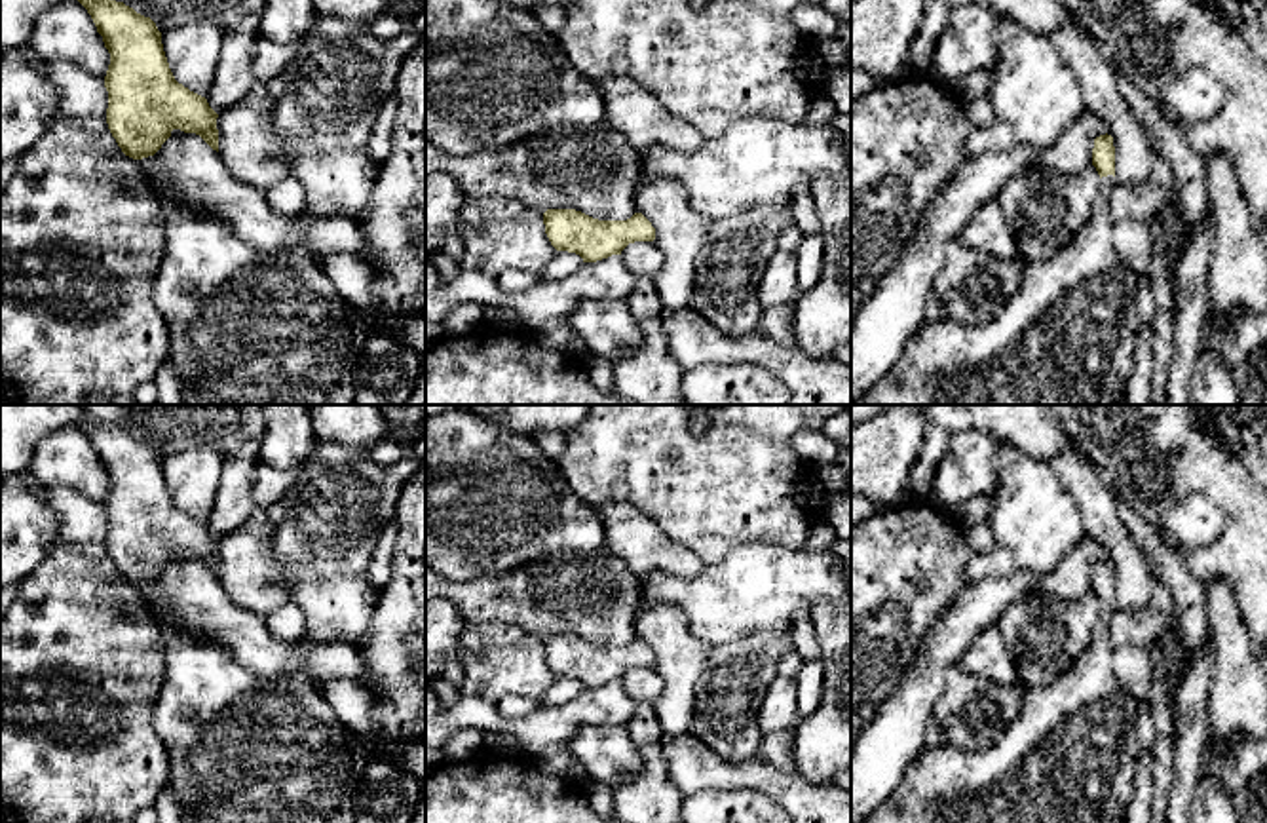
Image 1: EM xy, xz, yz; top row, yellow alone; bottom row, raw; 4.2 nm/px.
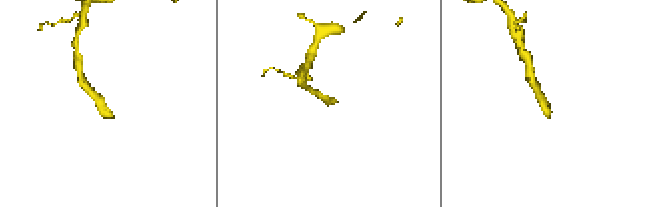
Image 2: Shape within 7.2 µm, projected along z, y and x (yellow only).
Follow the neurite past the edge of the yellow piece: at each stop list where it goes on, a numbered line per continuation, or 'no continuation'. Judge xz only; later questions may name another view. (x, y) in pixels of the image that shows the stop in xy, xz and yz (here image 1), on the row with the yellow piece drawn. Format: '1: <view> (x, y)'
no continuation

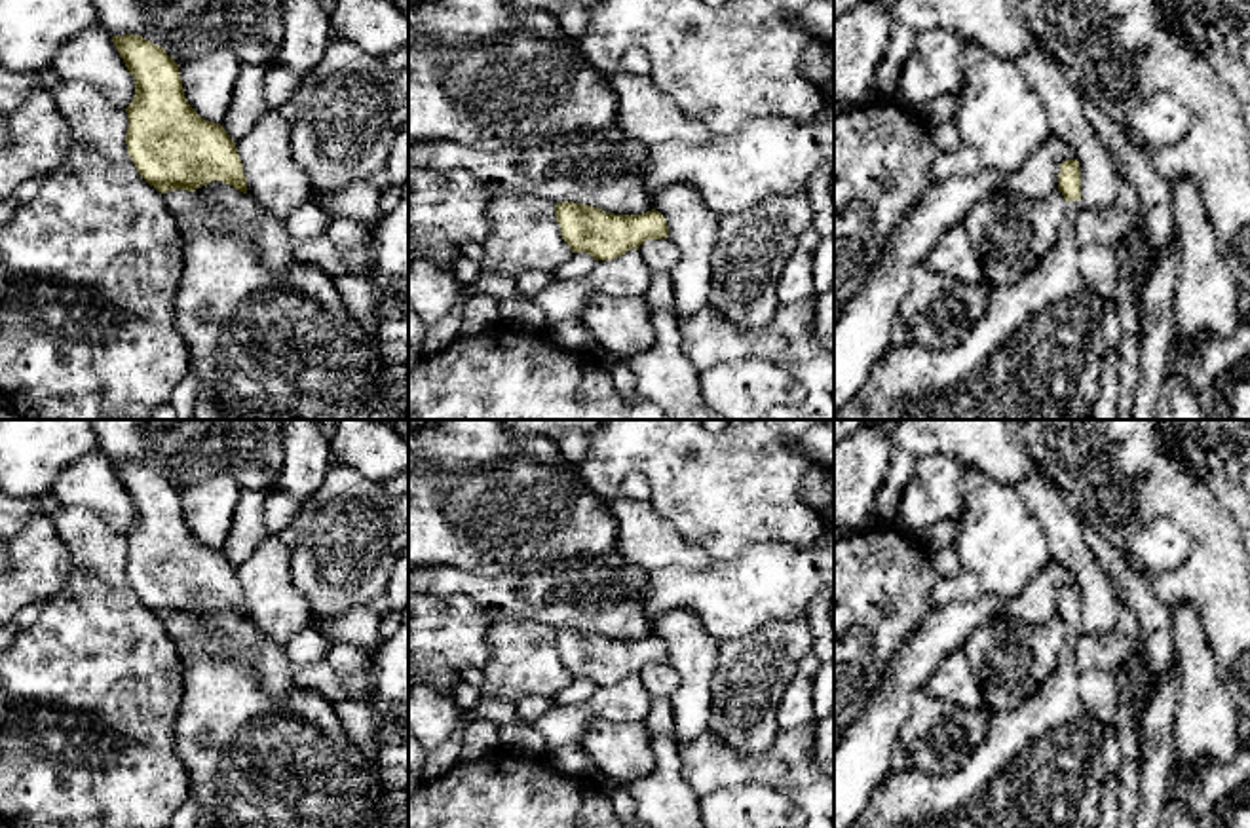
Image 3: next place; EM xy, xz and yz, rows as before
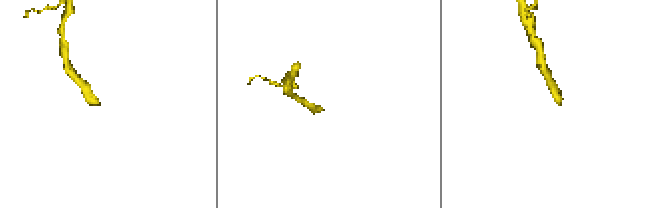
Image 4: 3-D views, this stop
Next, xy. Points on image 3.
1: xy (268, 344)

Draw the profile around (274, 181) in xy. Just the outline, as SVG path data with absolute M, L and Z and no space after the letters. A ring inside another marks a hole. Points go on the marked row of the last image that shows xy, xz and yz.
M274 108L236 142L247 196L279 220L312 199L308 177L293 158L291 129L293 125Z

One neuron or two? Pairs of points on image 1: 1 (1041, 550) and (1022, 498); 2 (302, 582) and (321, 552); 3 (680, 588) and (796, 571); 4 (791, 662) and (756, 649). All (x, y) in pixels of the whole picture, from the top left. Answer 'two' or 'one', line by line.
1: one
2: two
3: one
4: two

